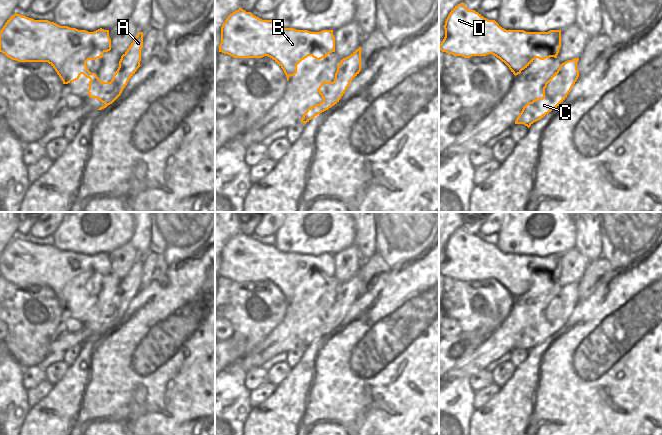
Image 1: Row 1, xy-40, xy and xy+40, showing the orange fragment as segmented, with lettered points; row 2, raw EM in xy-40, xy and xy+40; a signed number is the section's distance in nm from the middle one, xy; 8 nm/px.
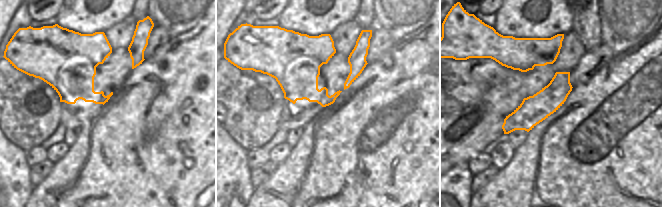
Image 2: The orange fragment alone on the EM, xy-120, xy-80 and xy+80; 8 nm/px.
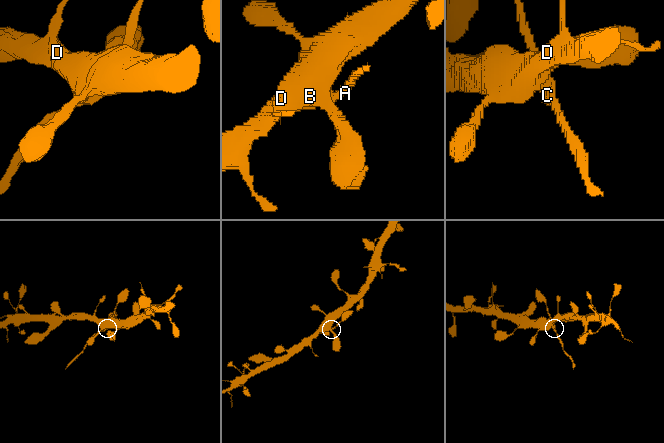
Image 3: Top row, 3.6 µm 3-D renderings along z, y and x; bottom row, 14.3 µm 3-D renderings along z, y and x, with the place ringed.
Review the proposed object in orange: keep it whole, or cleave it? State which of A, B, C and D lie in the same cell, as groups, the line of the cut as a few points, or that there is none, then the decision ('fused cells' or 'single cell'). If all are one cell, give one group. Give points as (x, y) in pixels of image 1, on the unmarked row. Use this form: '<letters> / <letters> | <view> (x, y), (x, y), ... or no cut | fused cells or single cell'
A C / B D | xy-40 (109, 306), (109, 316), (113, 320), (105, 328) | fused cells

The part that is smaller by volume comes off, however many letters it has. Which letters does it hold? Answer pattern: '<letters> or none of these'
A, C.

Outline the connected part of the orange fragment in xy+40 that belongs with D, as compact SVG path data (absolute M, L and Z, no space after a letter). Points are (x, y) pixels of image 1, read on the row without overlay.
M463 226L451 234L443 251L445 261L439 269L442 276L464 282L492 278L504 286L515 300L536 282L540 284L550 281L557 282L561 271L561 254L548 256L506 254L495 244L488 244L475 234L468 234Z

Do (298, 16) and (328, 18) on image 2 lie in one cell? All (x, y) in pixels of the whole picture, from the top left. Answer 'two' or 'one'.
one

